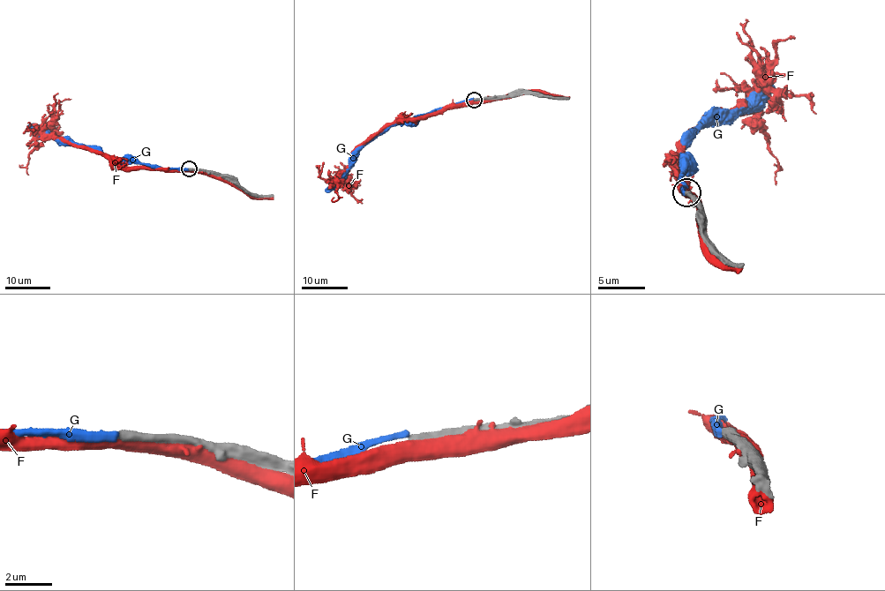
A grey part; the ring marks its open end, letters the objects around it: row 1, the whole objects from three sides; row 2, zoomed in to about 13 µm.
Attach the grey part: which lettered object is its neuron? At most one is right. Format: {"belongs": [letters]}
{"belongs": []}

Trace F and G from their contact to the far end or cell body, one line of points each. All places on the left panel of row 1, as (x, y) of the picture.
F: (197, 170), (116, 166), (65, 138), (51, 138), (44, 131), (52, 118), (52, 108), (58, 102), (71, 99)
G: (189, 169), (152, 167), (109, 158), (86, 147), (41, 137), (28, 126)

